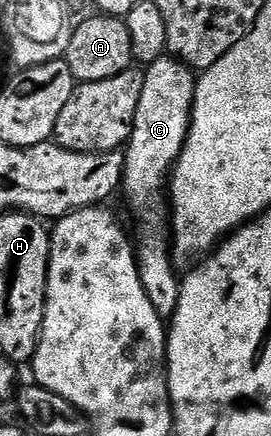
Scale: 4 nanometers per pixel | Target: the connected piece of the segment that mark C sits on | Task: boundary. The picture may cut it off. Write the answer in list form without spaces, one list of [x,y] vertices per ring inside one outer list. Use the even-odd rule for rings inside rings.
[[[167,54],[161,56],[156,62],[145,65],[142,72],[142,89],[140,102],[136,102],[136,118],[130,131],[130,139],[124,145],[124,170],[120,185],[121,195],[126,195],[126,204],[134,215],[138,225],[132,228],[134,243],[134,259],[138,262],[140,282],[144,286],[144,294],[148,294],[148,302],[156,306],[156,314],[163,318],[174,315],[176,302],[179,298],[179,277],[174,277],[175,259],[172,257],[172,232],[168,227],[168,192],[167,184],[174,171],[174,165],[182,152],[186,135],[190,129],[190,115],[194,109],[195,73],[188,65]]]

